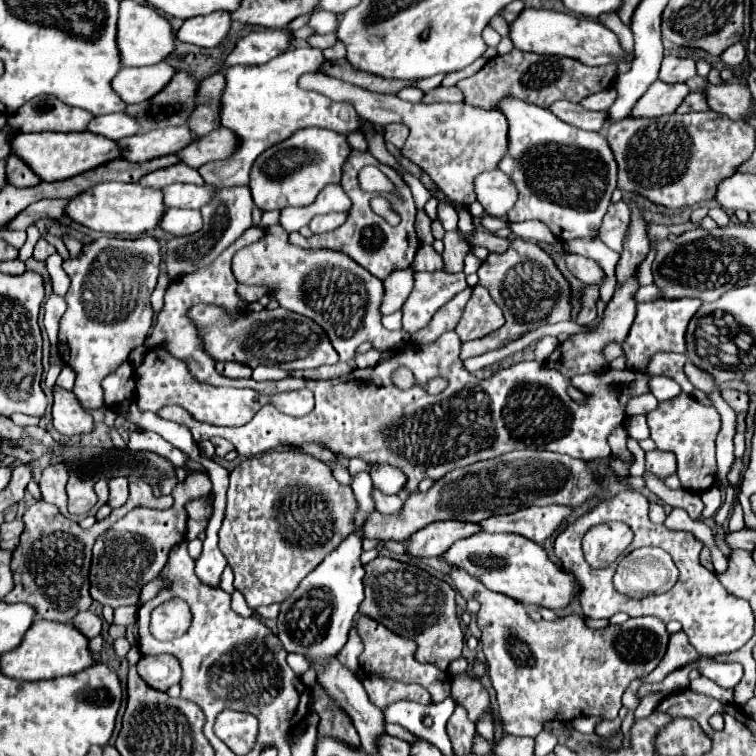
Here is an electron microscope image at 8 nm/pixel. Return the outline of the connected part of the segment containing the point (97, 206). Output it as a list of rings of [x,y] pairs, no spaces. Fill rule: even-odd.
[[[100,183],[86,193],[70,199],[66,215],[88,229],[102,231],[108,235],[142,235],[160,225],[160,215],[164,215],[164,195],[160,189],[148,189],[138,183]]]

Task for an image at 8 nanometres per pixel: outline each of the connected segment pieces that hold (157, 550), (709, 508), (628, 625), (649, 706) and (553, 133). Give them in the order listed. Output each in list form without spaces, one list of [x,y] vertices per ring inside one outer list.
[[[188,473],[188,477],[176,485],[172,491],[174,505],[166,511],[152,511],[146,507],[138,507],[114,523],[104,535],[96,539],[92,569],[90,569],[90,593],[92,597],[110,607],[122,605],[138,605],[140,589],[160,575],[162,567],[168,561],[168,551],[176,547],[176,543],[184,541],[186,535],[186,503],[194,499],[202,499],[212,491],[212,481],[206,473]]]
[[[712,485],[708,491],[702,493],[702,501],[704,501],[704,511],[700,513],[700,521],[704,519],[710,519],[718,507],[722,505],[722,499],[720,499],[720,489],[716,485]]]
[[[494,591],[480,595],[484,599],[484,655],[490,671],[492,687],[498,693],[500,723],[512,735],[536,737],[542,731],[542,721],[570,721],[576,717],[616,719],[622,709],[622,693],[632,679],[654,671],[664,657],[670,633],[662,619],[654,615],[632,617],[622,625],[604,629],[588,629],[584,619],[568,615],[558,621],[532,621],[524,605]]]
[[[658,693],[646,695],[646,697],[640,701],[640,707],[634,711],[634,713],[636,713],[636,717],[648,717],[648,715],[650,715],[650,713],[656,709],[658,699],[660,699],[660,695],[658,695]]]
[[[508,97],[504,99],[504,103],[498,105],[498,109],[506,115],[510,125],[510,149],[508,149],[508,155],[500,161],[498,169],[502,169],[506,175],[512,175],[520,191],[520,199],[514,205],[514,209],[508,213],[508,219],[512,223],[540,219],[562,241],[570,241],[578,237],[596,237],[602,217],[608,211],[612,191],[616,189],[616,161],[606,137],[602,133],[576,129],[560,121],[552,111],[524,103],[520,99]]]

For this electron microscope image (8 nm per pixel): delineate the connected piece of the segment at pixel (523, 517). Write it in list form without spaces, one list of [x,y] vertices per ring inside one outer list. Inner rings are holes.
[[[546,505],[546,507],[526,507],[526,509],[520,509],[512,515],[496,515],[496,517],[488,517],[484,519],[480,525],[482,525],[482,531],[492,531],[492,533],[518,533],[518,535],[524,535],[536,543],[544,543],[570,515],[572,515],[572,507],[568,505]]]

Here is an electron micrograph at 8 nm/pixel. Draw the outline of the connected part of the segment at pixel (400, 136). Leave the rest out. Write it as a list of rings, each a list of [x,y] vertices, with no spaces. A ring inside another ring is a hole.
[[[392,123],[392,125],[386,125],[386,127],[382,129],[382,135],[384,135],[386,141],[390,141],[390,143],[394,143],[398,149],[402,149],[402,147],[404,147],[404,141],[406,141],[406,137],[408,137],[408,127],[406,127],[406,125],[396,125],[396,123]]]

